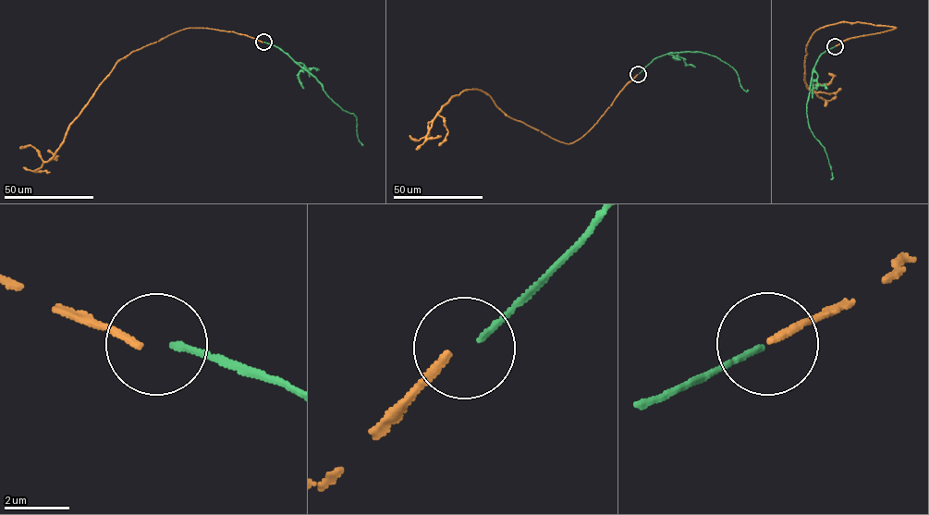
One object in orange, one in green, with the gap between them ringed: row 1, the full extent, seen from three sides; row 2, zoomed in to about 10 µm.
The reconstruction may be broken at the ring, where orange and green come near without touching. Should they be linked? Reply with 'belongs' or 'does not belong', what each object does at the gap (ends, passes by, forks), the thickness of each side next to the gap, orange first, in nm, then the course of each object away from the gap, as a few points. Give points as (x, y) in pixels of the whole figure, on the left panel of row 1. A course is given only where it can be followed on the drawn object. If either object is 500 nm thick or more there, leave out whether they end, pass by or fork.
does not belong; orange ends; green ends; calibres 220 and 180 nm; course orange (262, 42), (199, 28), (172, 33), (117, 61), (52, 158), (43, 161), (33, 147), (19, 147); course green (263, 42), (289, 55), (312, 75), (327, 96), (343, 110), (353, 114), (357, 137), (363, 144)

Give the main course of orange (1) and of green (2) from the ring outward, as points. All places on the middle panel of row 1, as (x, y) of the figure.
1: (638, 74), (572, 142), (512, 118), (476, 89), (452, 96), (429, 123), (428, 135), (409, 136)
2: (639, 74), (653, 59), (668, 53), (699, 52), (728, 64), (738, 75), (741, 88), (748, 91)

